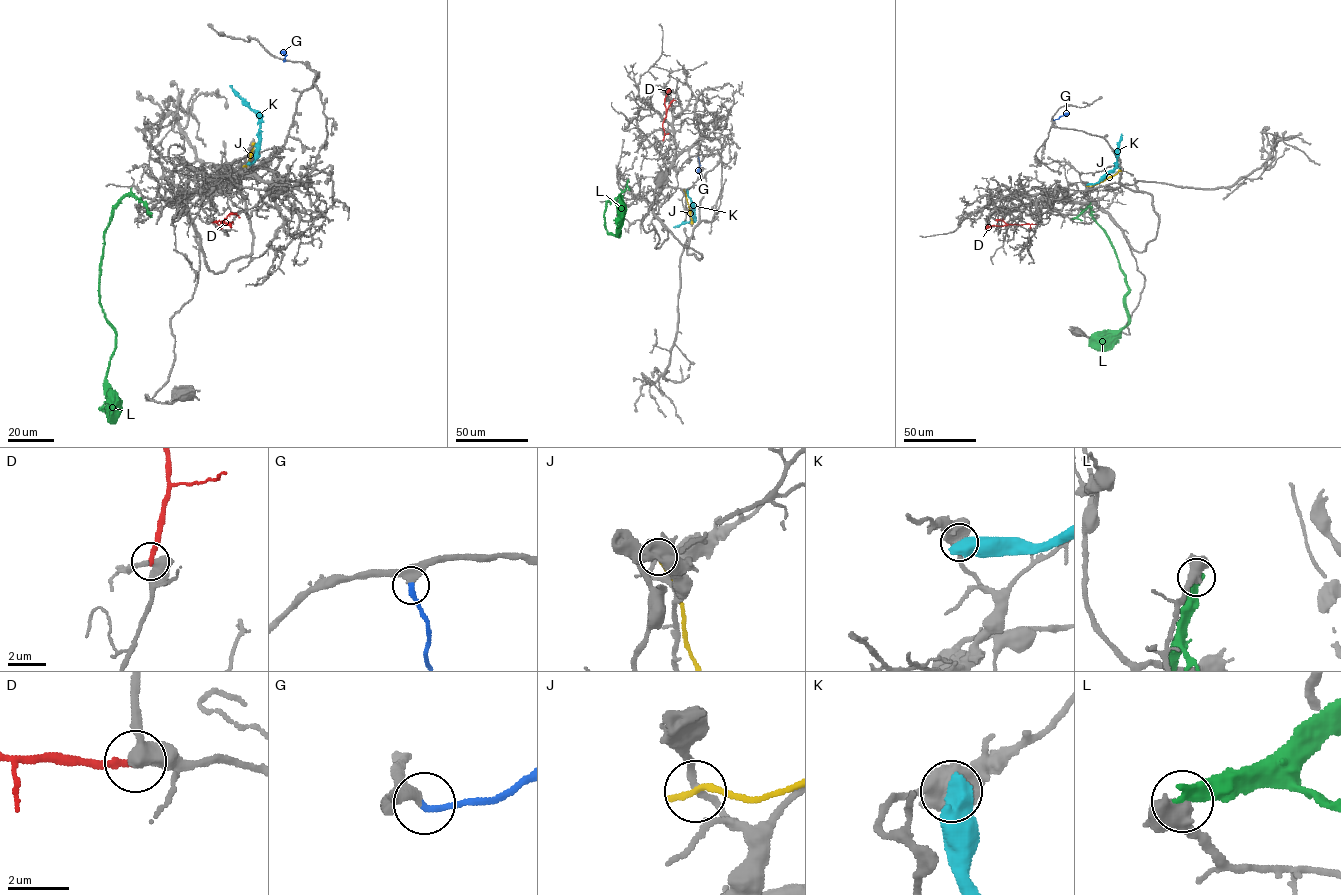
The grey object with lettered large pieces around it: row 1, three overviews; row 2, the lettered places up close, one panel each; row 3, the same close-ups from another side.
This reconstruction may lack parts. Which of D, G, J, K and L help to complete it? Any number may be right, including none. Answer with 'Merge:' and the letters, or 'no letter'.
Merge: G

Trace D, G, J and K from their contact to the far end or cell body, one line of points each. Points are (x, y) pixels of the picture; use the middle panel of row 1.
D: (663, 140), (665, 98), (670, 88)
G: (697, 157), (697, 172)
J: (684, 190), (691, 223)
K: (687, 190), (694, 219), (673, 227)

